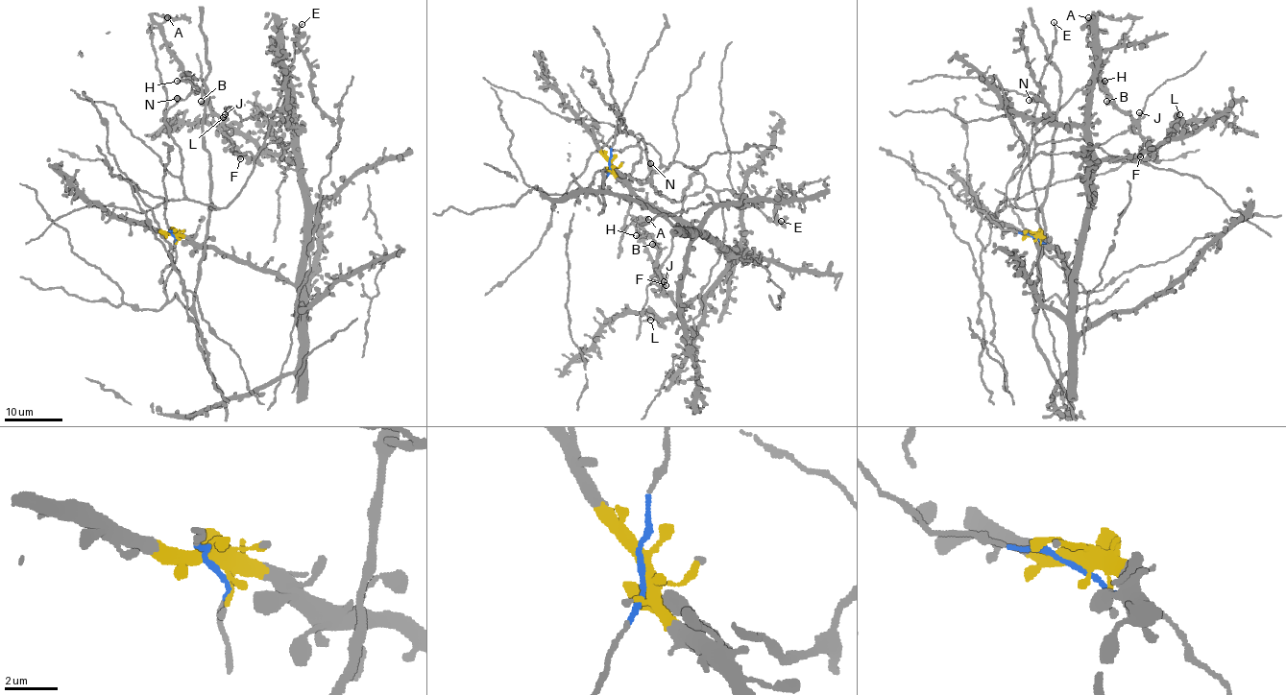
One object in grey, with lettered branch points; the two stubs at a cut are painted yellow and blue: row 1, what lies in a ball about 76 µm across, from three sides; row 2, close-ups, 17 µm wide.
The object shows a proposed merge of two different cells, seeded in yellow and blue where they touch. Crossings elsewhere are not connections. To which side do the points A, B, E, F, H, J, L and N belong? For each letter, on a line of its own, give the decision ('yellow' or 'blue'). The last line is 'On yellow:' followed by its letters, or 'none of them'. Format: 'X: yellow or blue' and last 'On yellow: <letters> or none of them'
A: blue
B: blue
E: blue
F: blue
H: blue
J: blue
L: yellow
N: blue
On yellow: L

